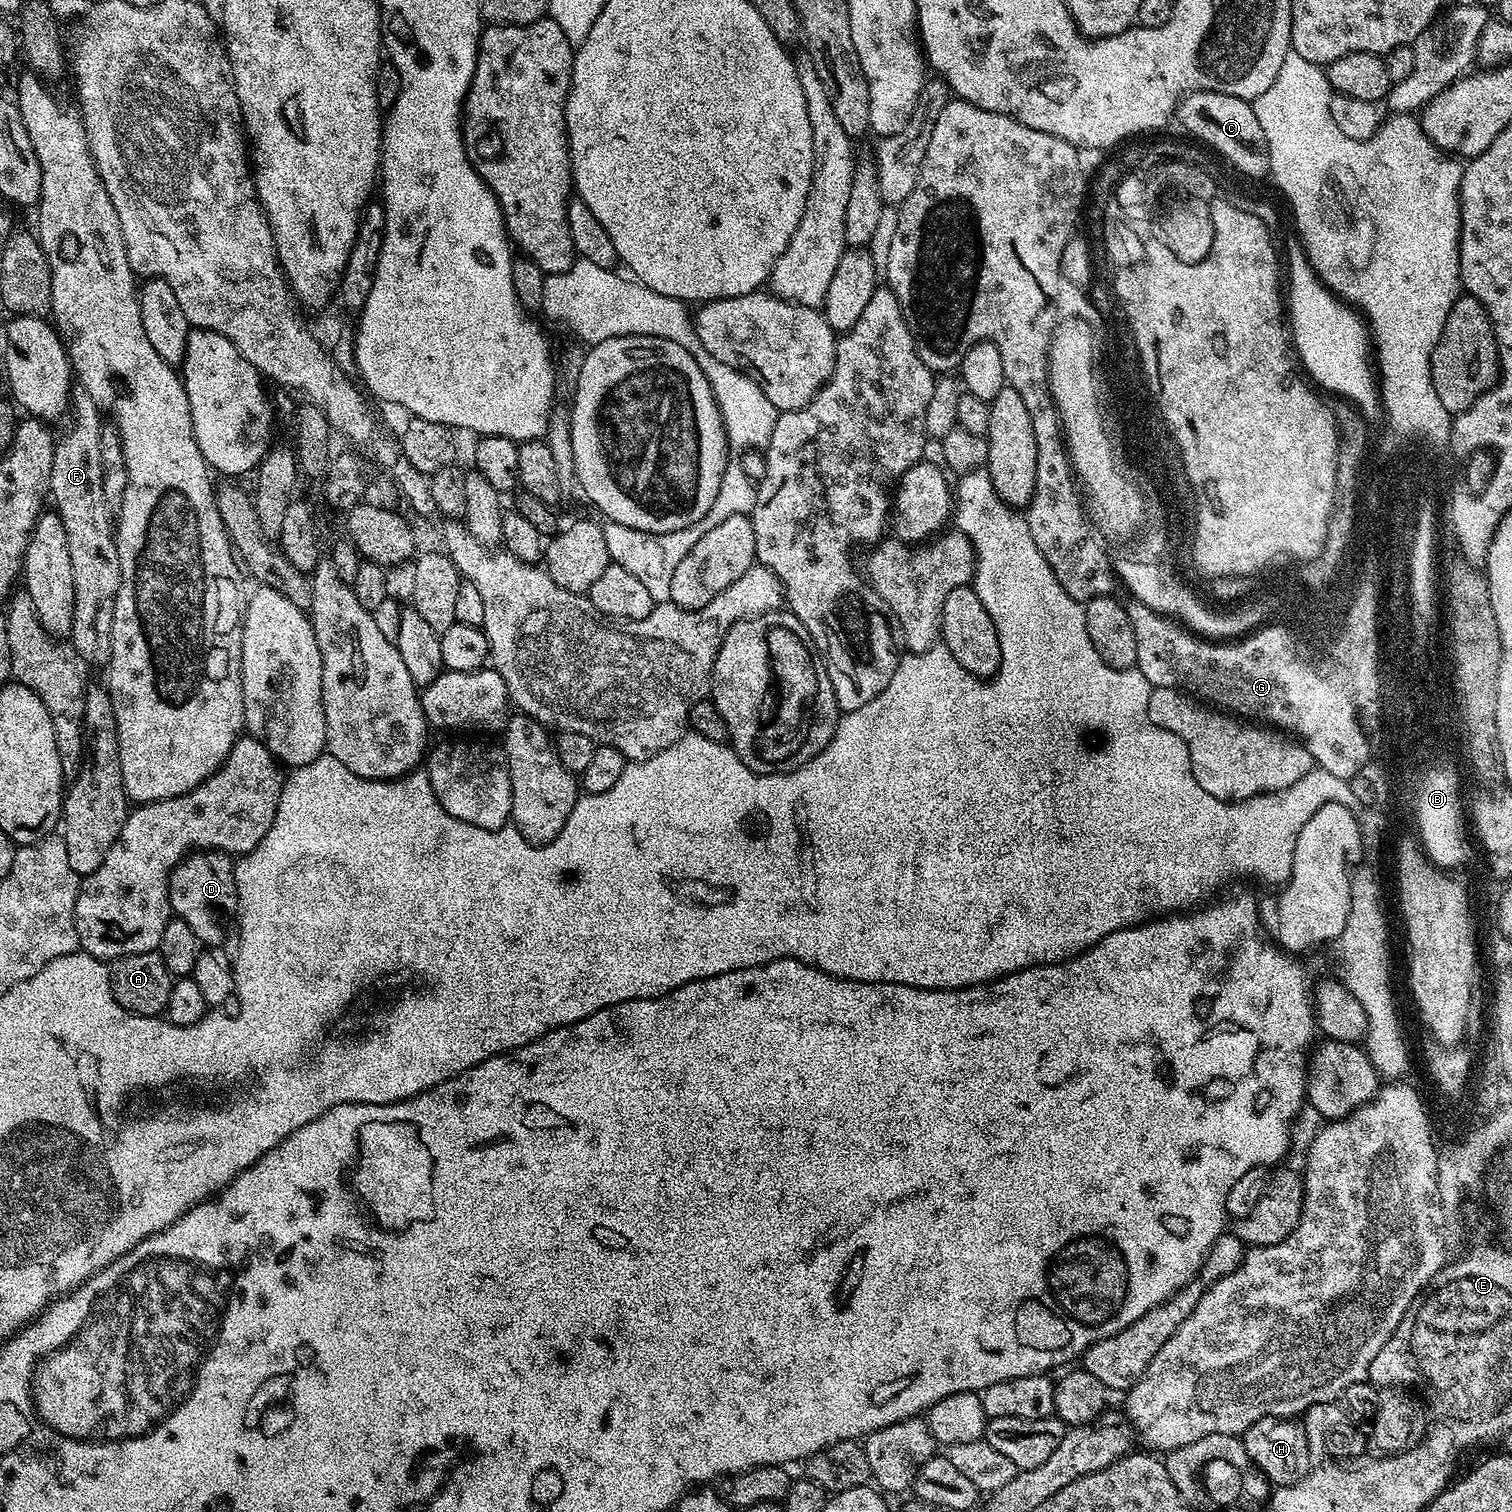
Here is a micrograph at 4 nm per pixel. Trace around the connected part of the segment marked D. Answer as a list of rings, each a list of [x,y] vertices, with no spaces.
[[[215,850],[193,851],[173,868],[172,877],[168,880],[168,897],[175,919],[186,922],[201,945],[222,943],[238,912],[233,857]]]

